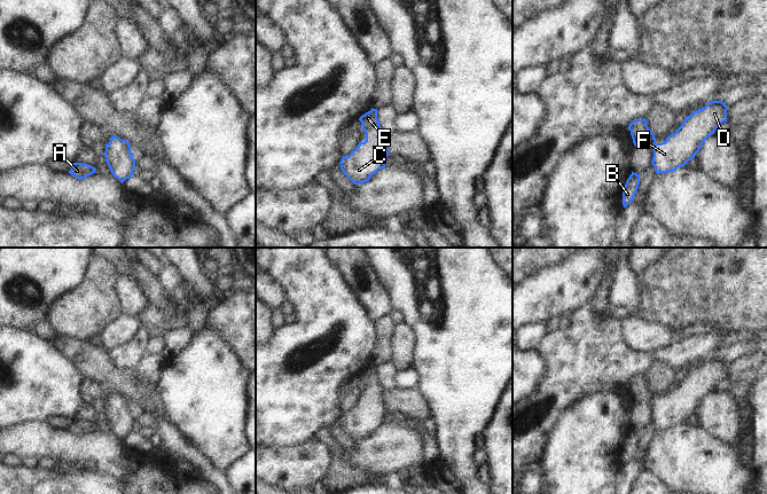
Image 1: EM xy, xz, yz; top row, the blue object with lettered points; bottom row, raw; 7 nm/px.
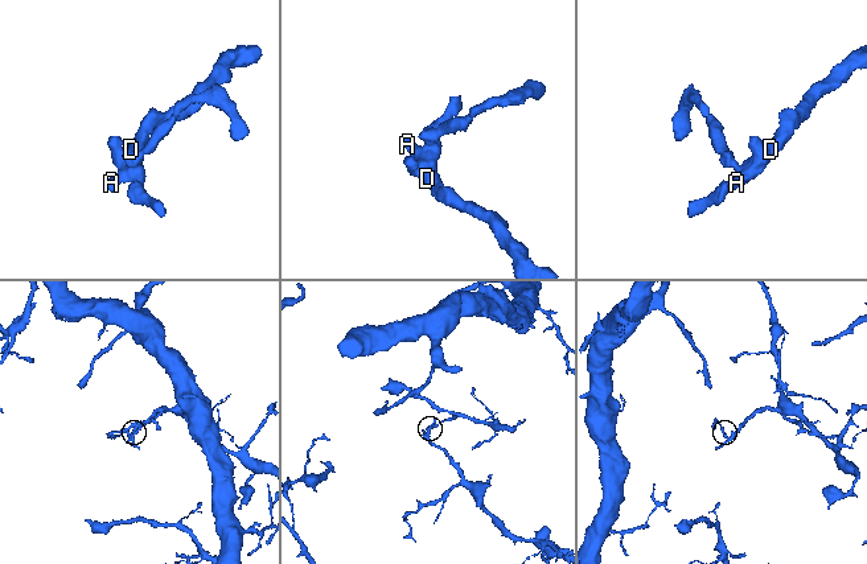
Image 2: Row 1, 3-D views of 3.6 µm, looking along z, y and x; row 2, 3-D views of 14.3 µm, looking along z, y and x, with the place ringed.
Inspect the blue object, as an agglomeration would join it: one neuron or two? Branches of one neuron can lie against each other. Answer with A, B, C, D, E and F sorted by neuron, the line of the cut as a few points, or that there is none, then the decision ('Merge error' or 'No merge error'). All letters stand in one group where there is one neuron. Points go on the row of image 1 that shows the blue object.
Groups: A B C D E F. No split. No merge error

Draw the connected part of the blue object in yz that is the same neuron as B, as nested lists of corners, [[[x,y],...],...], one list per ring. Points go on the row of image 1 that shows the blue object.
[[[632,172],[623,191],[623,205],[626,207],[634,198],[640,185],[640,174]]]

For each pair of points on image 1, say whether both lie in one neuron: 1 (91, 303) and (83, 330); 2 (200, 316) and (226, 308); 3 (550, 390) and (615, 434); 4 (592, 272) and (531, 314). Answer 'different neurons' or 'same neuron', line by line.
1: same neuron
2: different neurons
3: different neurons
4: same neuron

